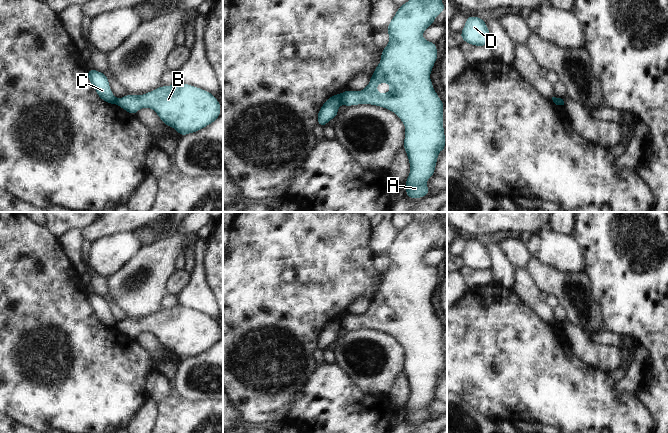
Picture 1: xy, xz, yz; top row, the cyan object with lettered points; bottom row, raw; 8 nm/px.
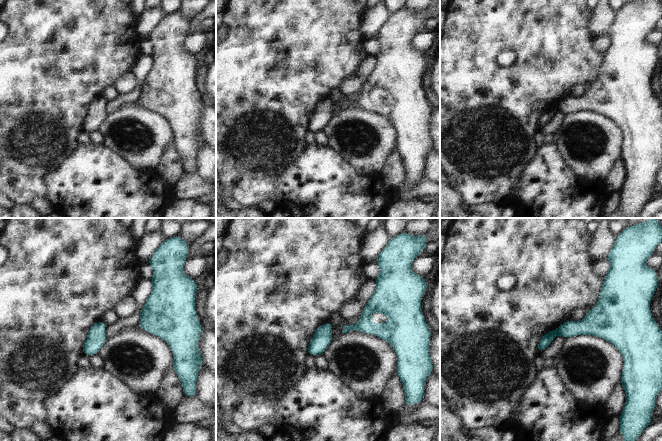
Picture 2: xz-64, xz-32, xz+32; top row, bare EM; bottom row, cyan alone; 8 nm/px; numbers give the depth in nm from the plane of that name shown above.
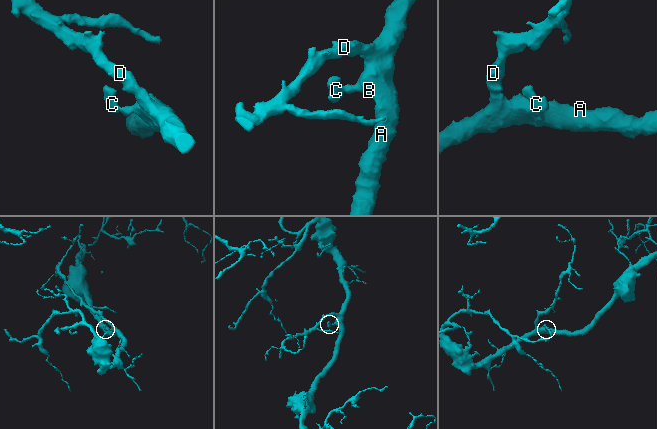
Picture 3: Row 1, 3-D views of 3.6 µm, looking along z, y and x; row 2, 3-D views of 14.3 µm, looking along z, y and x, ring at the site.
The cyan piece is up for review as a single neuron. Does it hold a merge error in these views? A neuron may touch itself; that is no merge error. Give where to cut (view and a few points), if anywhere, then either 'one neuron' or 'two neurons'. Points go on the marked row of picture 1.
cut in xz along (339, 94), (341, 103); two neurons

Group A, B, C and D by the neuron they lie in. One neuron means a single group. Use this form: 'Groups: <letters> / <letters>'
Groups: A B D / C.

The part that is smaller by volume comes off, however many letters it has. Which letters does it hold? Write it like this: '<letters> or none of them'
C

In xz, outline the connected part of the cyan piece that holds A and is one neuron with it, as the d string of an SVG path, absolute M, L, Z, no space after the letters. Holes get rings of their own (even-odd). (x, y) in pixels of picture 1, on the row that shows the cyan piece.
M408 0L399 6L386 31L389 42L382 49L381 61L371 75L369 84L362 91L346 90L340 94L341 104L354 106L370 104L383 107L395 113L405 126L403 148L410 164L410 172L405 181L406 196L416 200L429 194L428 179L435 174L438 154L445 150L443 127L444 103L435 92L430 79L431 71L438 58L435 42L422 37L424 31L434 24L437 15L443 13L442 0ZM387 83L390 91L378 93L377 85Z

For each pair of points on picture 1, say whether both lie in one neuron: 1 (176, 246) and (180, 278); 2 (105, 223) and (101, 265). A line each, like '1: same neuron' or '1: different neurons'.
1: different neurons
2: different neurons

